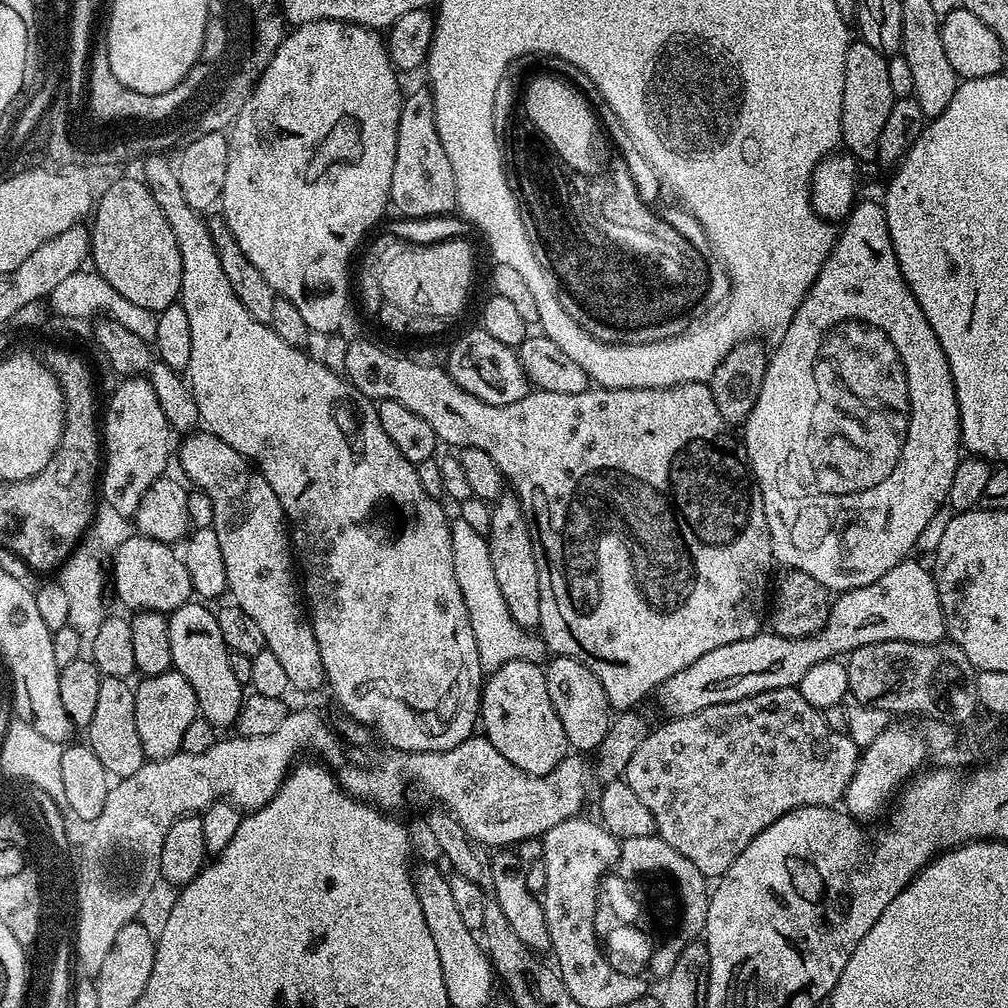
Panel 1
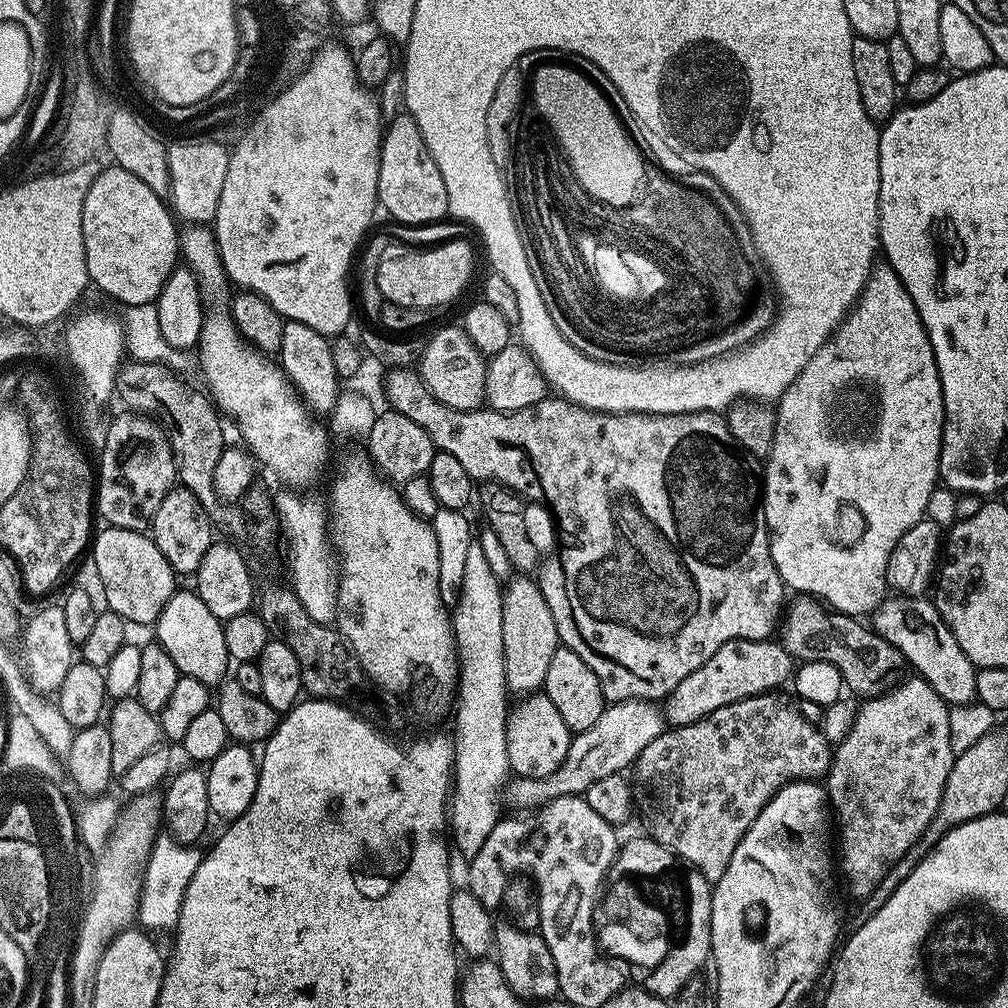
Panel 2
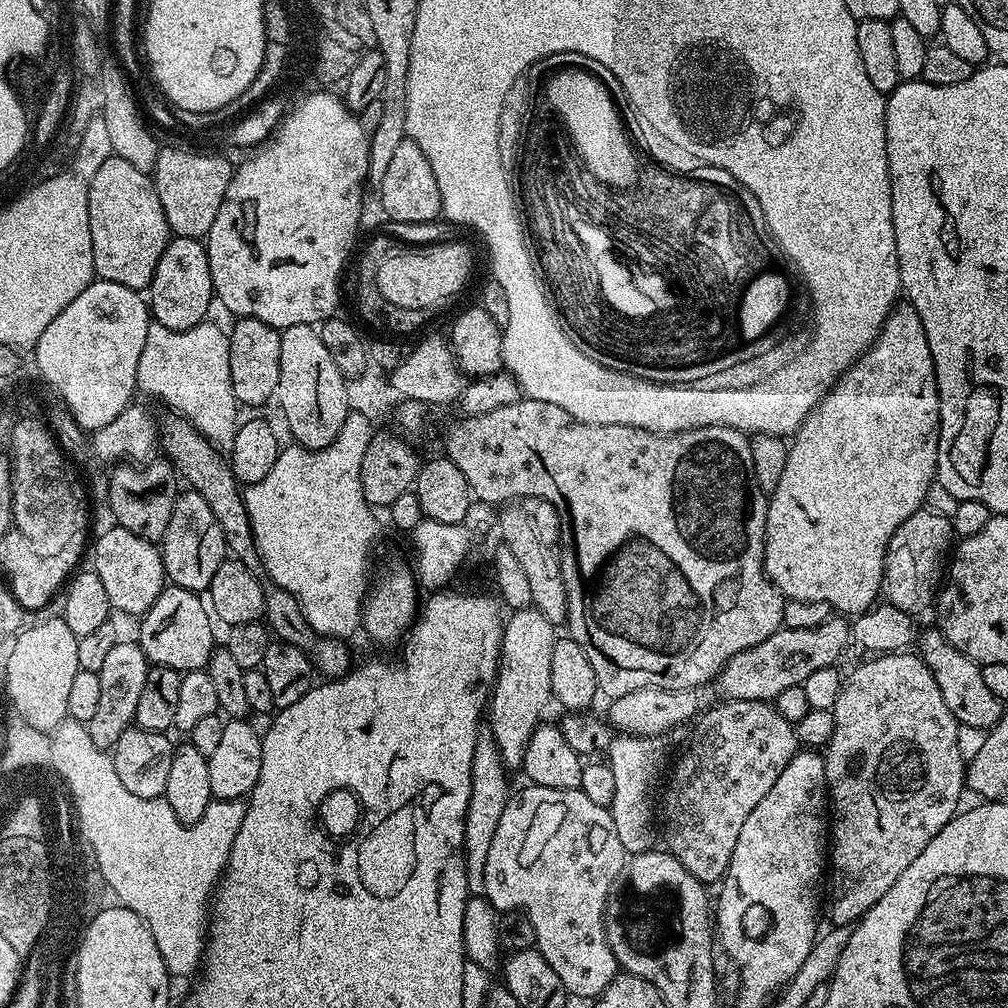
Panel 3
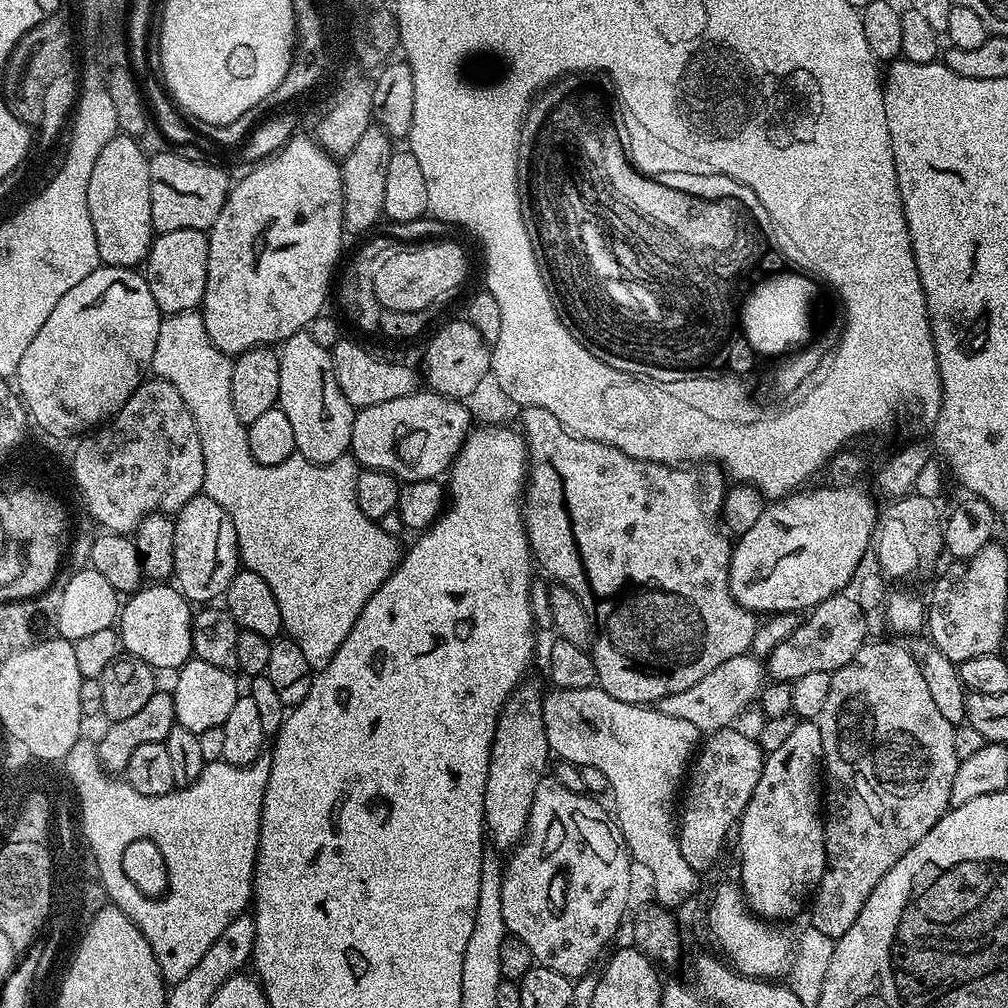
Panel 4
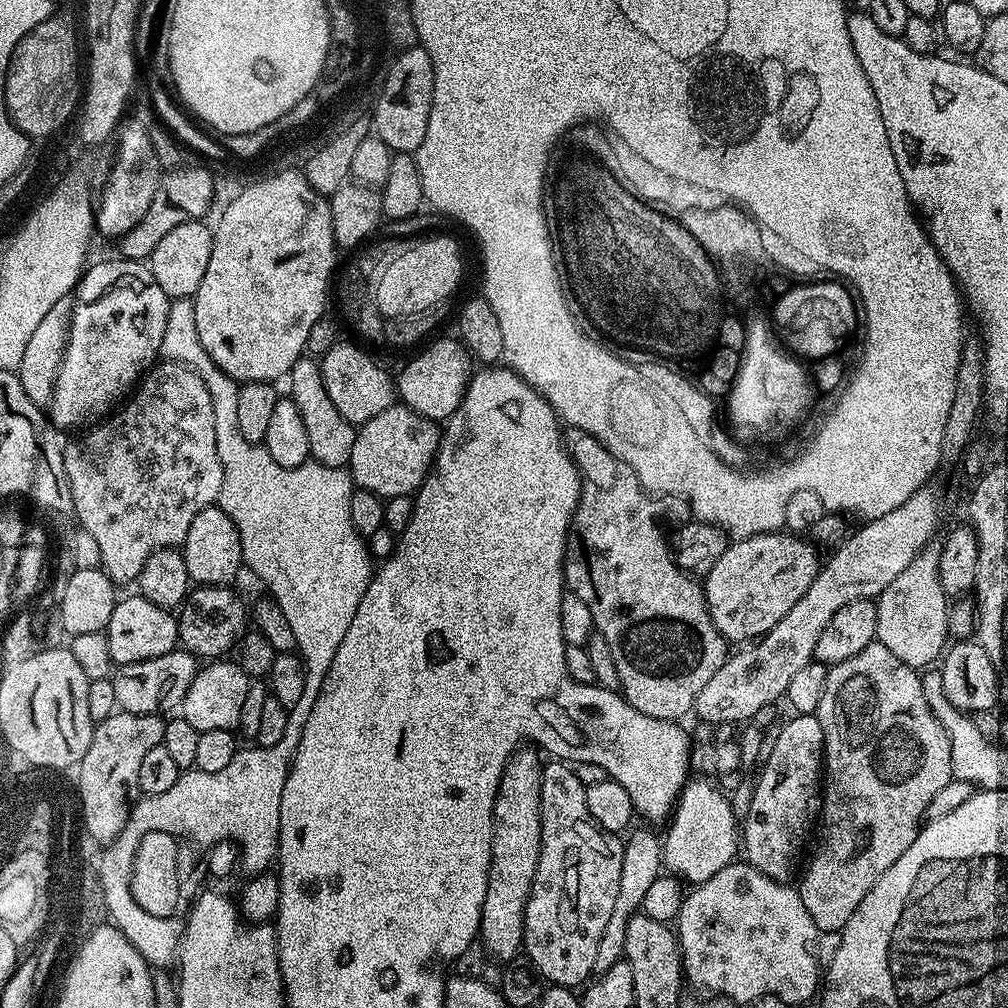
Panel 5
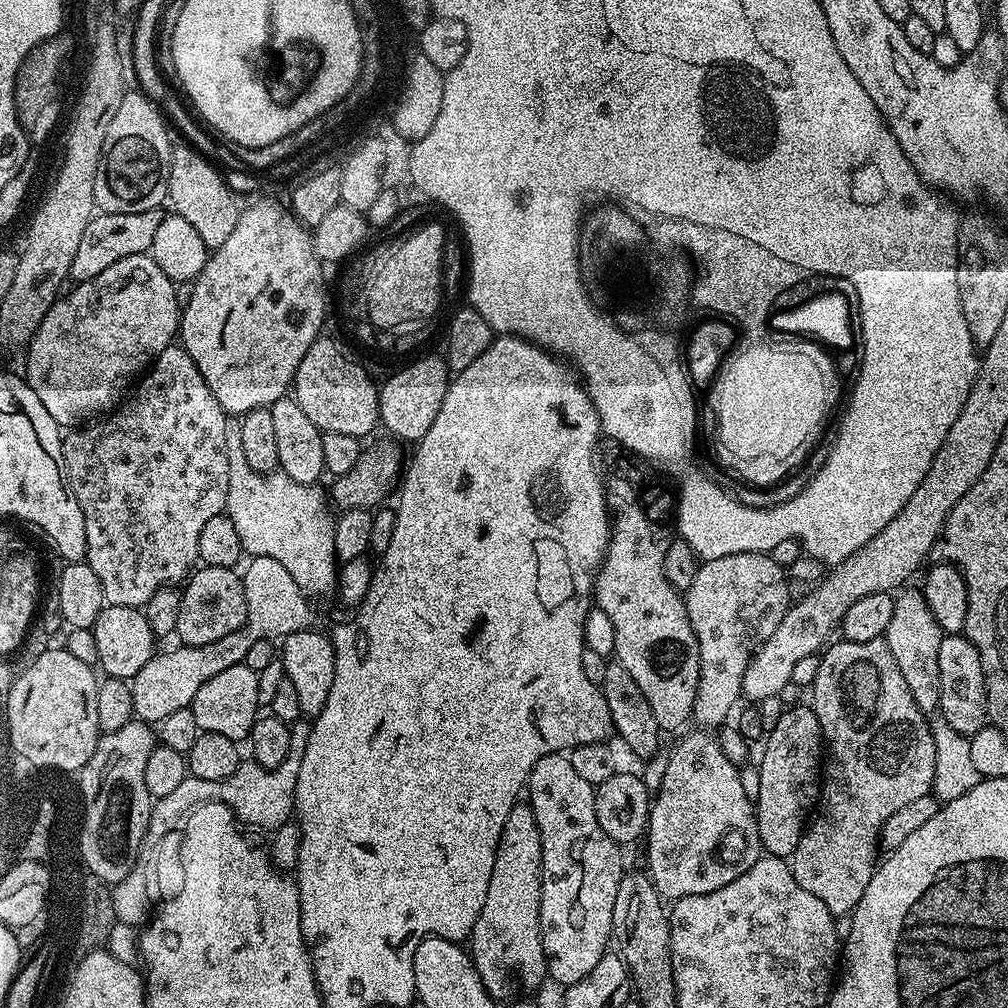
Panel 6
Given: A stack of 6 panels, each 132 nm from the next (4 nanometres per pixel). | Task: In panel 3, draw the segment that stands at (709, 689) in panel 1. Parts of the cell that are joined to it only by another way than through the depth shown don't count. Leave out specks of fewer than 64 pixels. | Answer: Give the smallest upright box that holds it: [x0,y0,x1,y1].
[918,630,1005,729]

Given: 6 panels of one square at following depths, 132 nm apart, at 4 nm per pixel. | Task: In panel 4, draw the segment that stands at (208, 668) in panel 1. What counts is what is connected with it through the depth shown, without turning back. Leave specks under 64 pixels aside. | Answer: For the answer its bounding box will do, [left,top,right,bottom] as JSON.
[118,582,194,670]

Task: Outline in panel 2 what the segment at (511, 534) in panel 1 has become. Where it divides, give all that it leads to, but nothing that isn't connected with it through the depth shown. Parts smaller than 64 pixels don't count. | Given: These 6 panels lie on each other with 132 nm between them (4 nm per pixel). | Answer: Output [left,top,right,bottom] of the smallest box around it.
[502,575,561,694]

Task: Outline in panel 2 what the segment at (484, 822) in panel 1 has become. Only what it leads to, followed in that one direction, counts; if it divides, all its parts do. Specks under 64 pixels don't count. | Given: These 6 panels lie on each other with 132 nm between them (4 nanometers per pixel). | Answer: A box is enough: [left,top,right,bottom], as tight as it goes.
[512,700,665,809]

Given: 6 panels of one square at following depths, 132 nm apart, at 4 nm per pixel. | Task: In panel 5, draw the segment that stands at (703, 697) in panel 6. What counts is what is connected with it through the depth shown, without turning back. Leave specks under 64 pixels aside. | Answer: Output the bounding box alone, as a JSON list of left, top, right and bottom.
[703,531,822,642]

